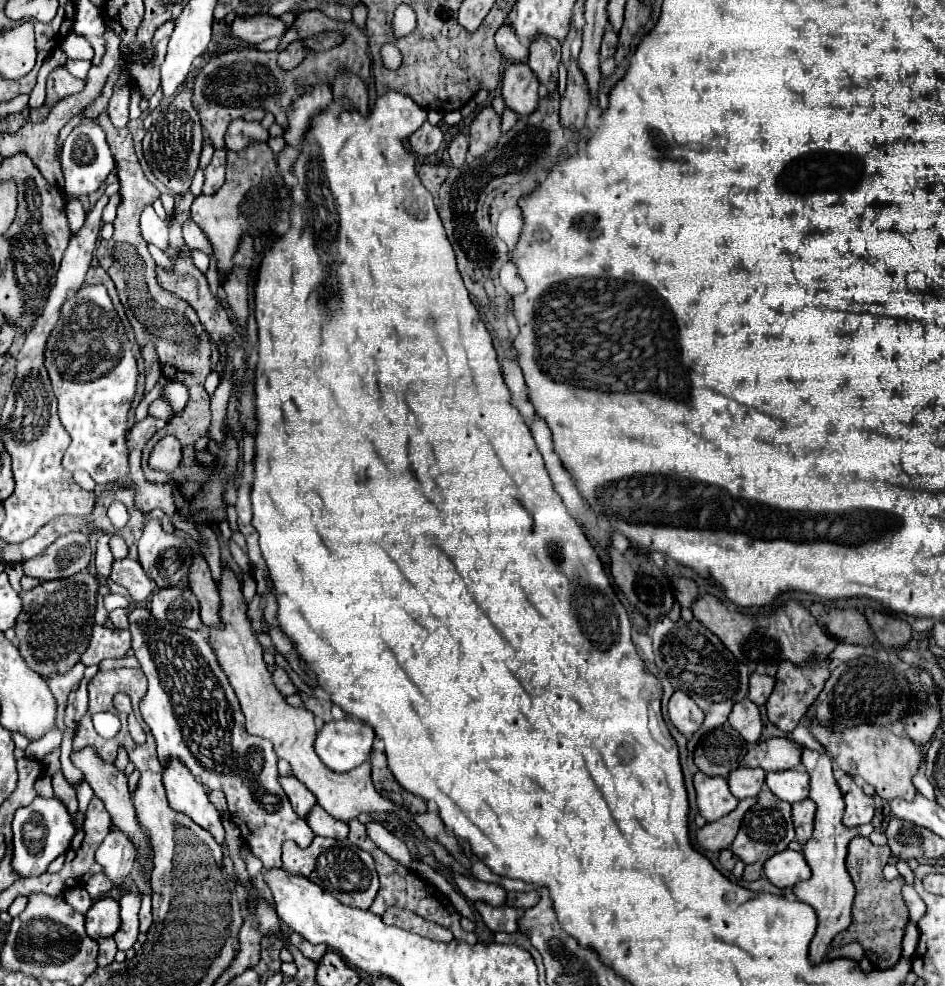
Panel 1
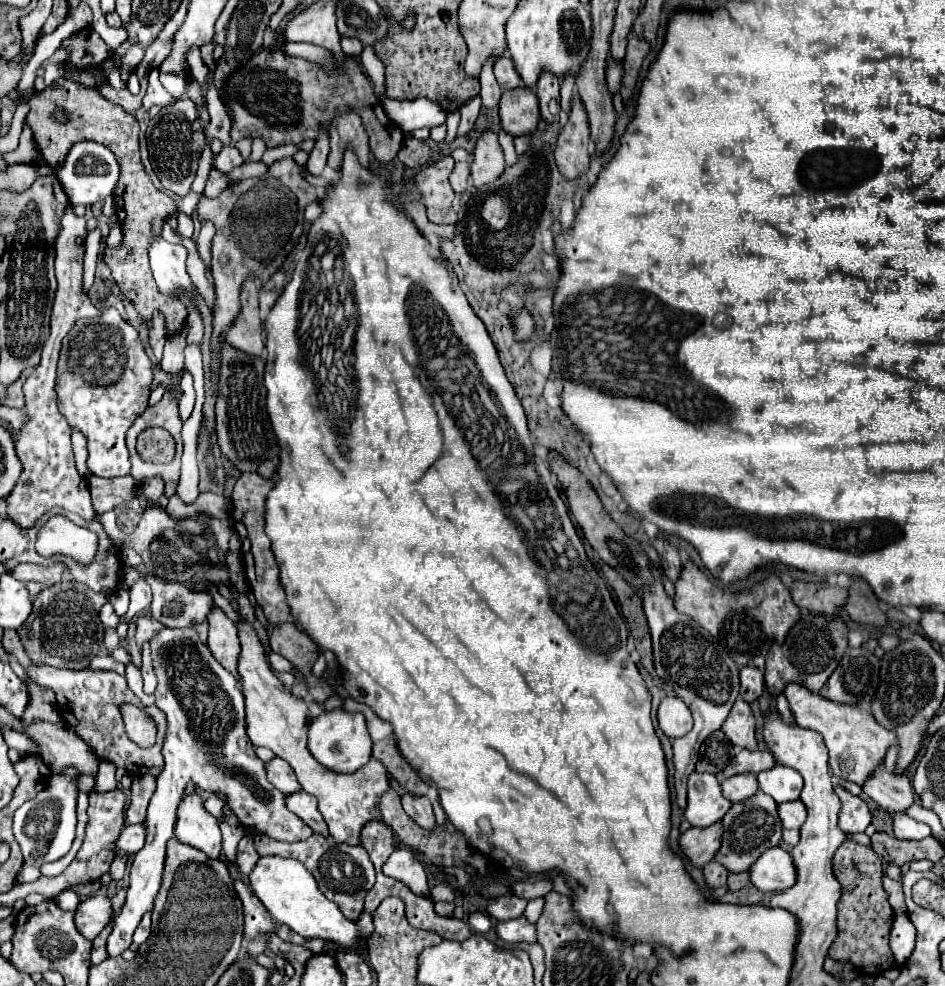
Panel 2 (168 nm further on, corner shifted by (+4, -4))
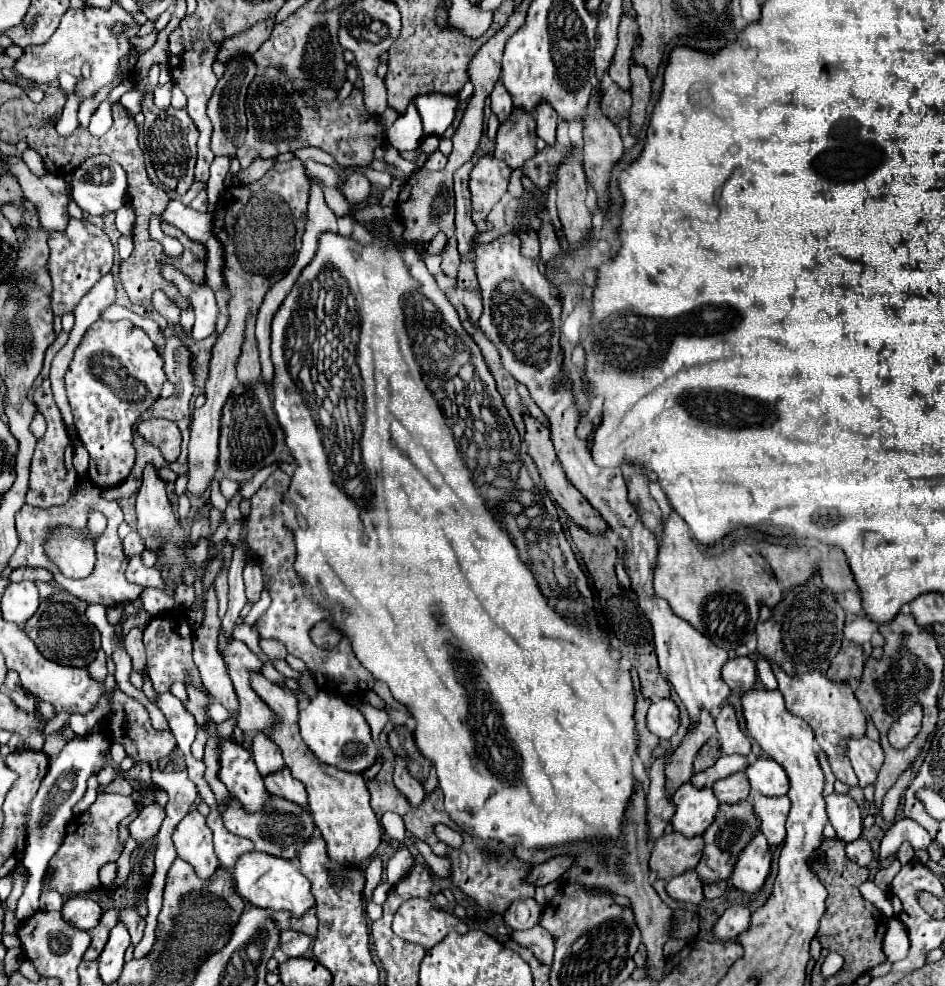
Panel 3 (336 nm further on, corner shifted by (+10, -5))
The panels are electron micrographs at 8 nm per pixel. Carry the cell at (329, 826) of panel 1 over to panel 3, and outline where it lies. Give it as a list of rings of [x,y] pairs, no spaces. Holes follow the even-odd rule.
[[[284,767],[284,771],[276,771],[272,775],[264,777],[264,785],[268,791],[272,791],[274,795],[280,795],[288,801],[298,803],[300,807],[308,809],[308,799],[306,799],[306,789],[304,785],[292,777],[292,773],[288,771],[288,767]]]

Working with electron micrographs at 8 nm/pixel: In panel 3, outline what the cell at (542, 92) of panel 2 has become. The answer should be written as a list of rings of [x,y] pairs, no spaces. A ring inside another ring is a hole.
[[[540,103],[536,107],[536,131],[538,137],[546,141],[546,145],[556,143],[556,111],[548,103]]]

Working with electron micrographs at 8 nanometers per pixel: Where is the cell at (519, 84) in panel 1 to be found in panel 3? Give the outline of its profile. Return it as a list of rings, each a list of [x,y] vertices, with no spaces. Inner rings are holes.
[[[514,109],[512,117],[500,125],[494,155],[510,169],[522,169],[536,155],[536,121],[532,113]]]

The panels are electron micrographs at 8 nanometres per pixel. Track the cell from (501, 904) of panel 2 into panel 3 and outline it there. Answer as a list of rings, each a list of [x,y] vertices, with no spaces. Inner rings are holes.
[[[522,899],[522,901],[514,901],[508,907],[504,921],[514,931],[526,931],[526,929],[532,929],[540,923],[540,915],[542,915],[542,905],[538,901]]]

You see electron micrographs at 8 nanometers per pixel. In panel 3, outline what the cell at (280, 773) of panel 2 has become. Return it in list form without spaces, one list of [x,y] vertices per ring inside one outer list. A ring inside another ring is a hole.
[[[256,733],[252,741],[252,757],[262,775],[270,775],[274,771],[284,769],[280,749],[276,747],[276,743],[272,743],[272,739],[268,739],[268,733]]]

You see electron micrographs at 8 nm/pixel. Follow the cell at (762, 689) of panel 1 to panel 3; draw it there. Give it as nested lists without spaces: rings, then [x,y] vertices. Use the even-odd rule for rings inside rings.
[[[732,657],[722,667],[722,679],[734,691],[750,691],[756,681],[756,665],[750,657]]]

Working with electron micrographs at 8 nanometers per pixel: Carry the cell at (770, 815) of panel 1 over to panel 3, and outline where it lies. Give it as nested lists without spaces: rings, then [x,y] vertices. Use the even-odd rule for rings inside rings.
[[[738,801],[738,803],[724,803],[718,807],[714,823],[704,831],[704,851],[700,863],[694,867],[700,881],[704,883],[716,883],[722,879],[728,879],[732,875],[734,863],[738,853],[744,849],[744,845],[750,841],[750,837],[760,831],[760,819],[756,819],[750,801]]]

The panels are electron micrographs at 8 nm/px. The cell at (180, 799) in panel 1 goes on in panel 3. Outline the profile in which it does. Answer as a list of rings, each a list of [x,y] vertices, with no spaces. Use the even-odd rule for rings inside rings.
[[[198,811],[188,813],[178,823],[172,841],[176,845],[178,857],[190,863],[200,879],[210,879],[212,873],[218,869],[212,831]]]

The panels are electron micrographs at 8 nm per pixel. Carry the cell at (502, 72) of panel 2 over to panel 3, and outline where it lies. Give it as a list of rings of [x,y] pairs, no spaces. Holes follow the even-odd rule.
[[[498,83],[494,87],[494,91],[490,95],[490,107],[500,123],[504,123],[512,115],[512,99],[510,99],[508,91],[502,87],[502,83]]]

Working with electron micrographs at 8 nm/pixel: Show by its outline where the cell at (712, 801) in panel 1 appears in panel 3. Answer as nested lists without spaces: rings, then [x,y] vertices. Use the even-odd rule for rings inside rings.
[[[684,783],[672,799],[676,811],[670,823],[674,831],[682,833],[684,837],[702,835],[718,811],[718,799],[714,793],[710,789],[696,789],[690,783]]]

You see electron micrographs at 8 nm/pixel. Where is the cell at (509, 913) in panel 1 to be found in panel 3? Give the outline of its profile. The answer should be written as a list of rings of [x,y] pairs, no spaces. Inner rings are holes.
[[[532,927],[530,931],[514,931],[512,939],[522,947],[530,947],[534,957],[540,959],[540,963],[552,967],[554,939],[550,931],[544,931],[544,927]]]

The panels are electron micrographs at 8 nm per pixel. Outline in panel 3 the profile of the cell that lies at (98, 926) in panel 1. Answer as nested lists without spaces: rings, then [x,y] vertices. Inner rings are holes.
[[[72,897],[64,901],[62,907],[62,917],[64,921],[72,923],[74,927],[82,929],[82,931],[90,931],[98,925],[102,915],[102,909],[96,901],[88,899],[88,897]]]

